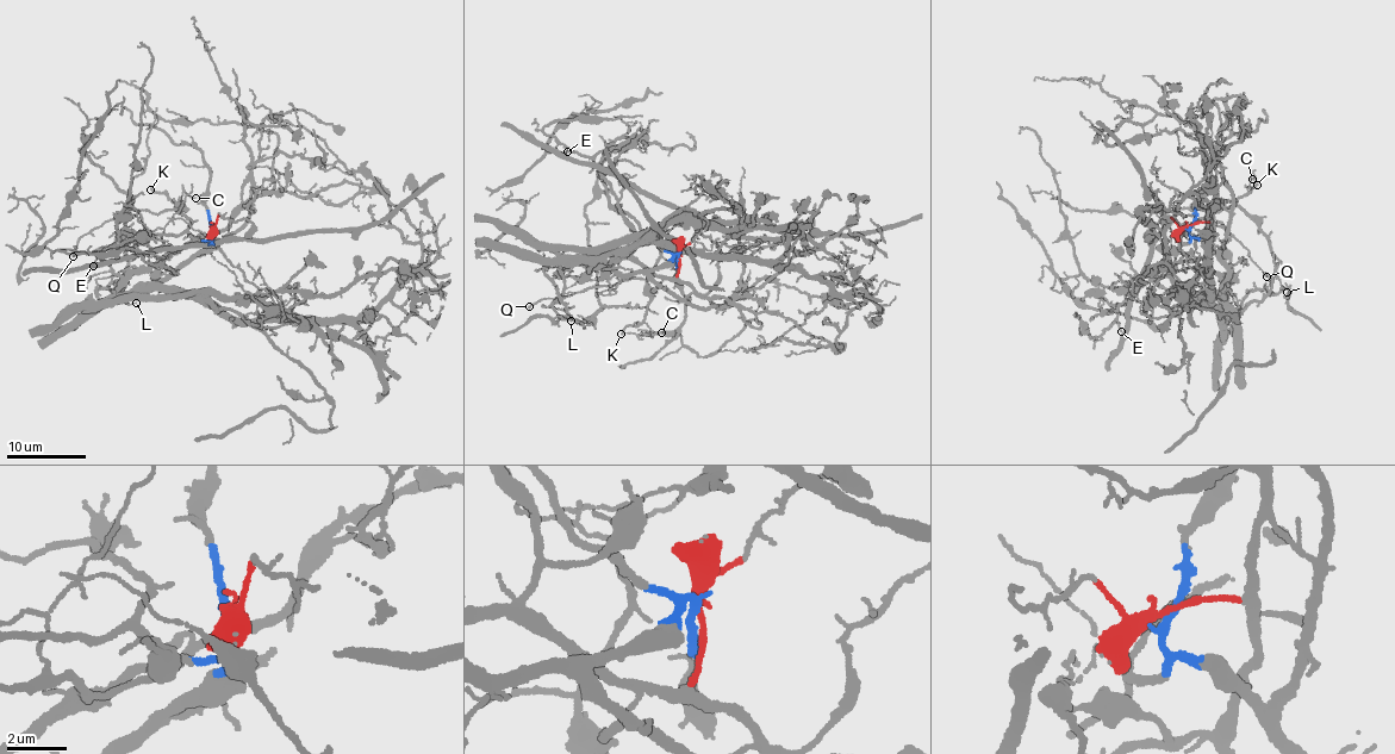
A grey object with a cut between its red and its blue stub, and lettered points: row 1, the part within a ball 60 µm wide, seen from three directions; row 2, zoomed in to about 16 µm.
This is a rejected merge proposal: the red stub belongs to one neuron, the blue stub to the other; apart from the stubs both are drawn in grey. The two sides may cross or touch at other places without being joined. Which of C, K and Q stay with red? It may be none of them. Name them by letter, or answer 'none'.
none

